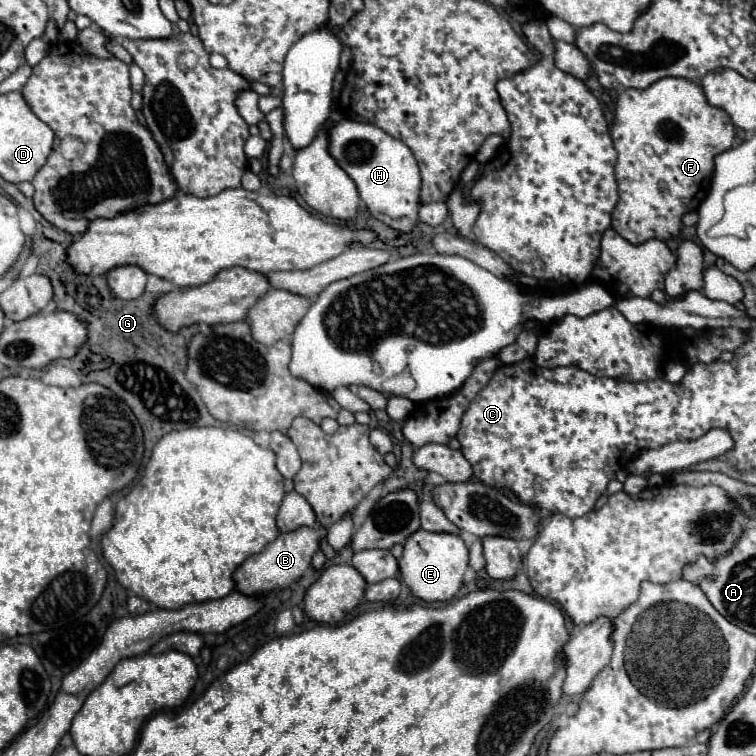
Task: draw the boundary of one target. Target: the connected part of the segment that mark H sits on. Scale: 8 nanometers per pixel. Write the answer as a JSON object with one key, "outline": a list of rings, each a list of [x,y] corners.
{"outline":[[[340,120],[328,128],[330,154],[354,180],[370,214],[398,232],[412,232],[418,224],[420,172],[410,148],[374,124]]]}

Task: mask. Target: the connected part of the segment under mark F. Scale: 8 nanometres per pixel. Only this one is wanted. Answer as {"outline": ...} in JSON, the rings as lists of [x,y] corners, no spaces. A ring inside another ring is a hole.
{"outline":[[[662,78],[646,90],[626,88],[624,92],[620,92],[610,136],[618,152],[614,176],[620,194],[618,206],[612,212],[612,230],[616,230],[624,240],[638,246],[640,242],[648,242],[652,238],[666,242],[680,236],[682,216],[696,210],[708,194],[714,156],[732,146],[736,132],[730,116],[706,102],[700,84],[684,78]]]}

